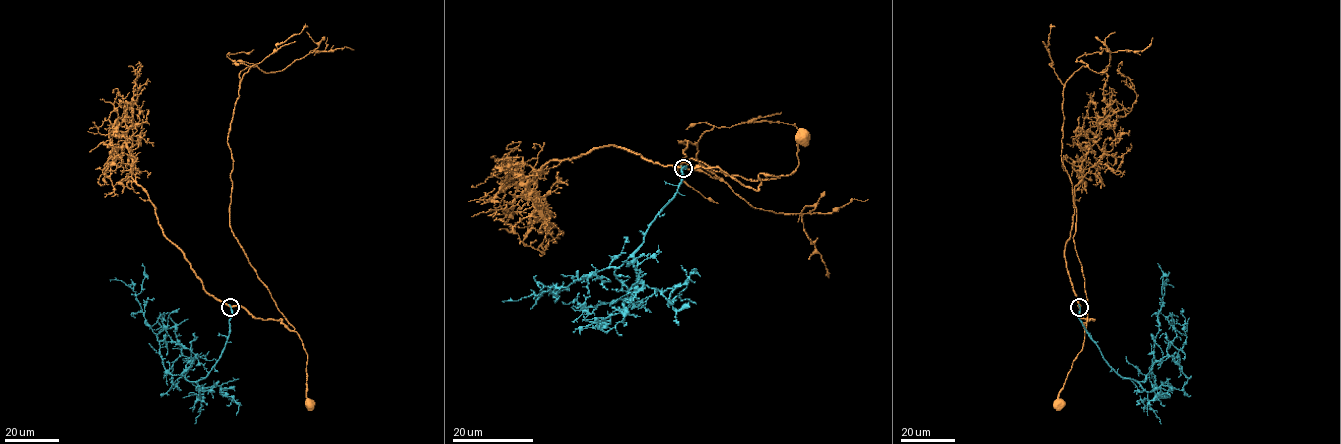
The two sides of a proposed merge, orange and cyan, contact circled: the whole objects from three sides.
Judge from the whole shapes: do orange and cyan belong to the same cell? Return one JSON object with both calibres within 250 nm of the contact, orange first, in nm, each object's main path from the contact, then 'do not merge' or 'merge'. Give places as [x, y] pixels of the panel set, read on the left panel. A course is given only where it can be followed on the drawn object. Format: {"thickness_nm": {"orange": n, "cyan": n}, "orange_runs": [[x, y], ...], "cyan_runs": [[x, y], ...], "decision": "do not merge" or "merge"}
{"thickness_nm": {"orange": 320, "cyan": 280}, "orange_runs": [[230, 307], [243, 307], [256, 318], [282, 320], [281, 324], [297, 333], [307, 354], [306, 398], [310, 403]], "cyan_runs": [[230, 307], [225, 346], [205, 376], [189, 381], [171, 374], [136, 297], [145, 277], [142, 263]], "decision": "do not merge"}

